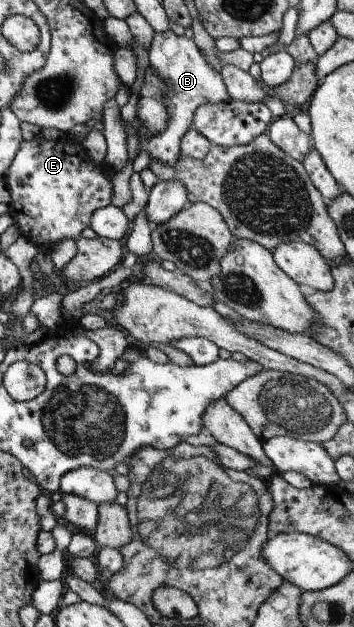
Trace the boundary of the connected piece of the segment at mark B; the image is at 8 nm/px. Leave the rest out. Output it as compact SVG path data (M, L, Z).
M171 29L154 33L150 44L149 67L166 84L164 101L170 114L167 128L163 132L147 138L140 135L142 150L149 152L150 158L173 166L180 152L180 139L188 131L194 117L194 110L205 103L218 103L229 100L230 96L225 88L222 76L207 64L193 39L178 35Z

